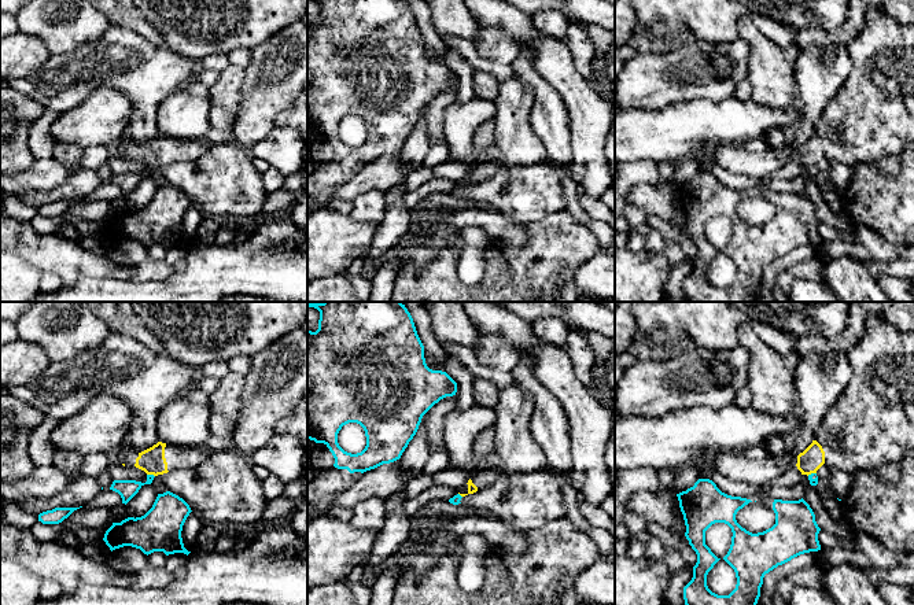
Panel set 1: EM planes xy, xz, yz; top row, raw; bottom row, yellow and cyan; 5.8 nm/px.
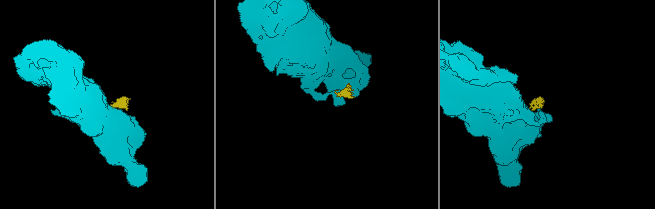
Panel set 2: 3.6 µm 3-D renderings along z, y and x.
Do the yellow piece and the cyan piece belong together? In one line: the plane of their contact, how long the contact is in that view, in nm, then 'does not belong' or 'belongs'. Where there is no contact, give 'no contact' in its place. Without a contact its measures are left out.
contact in xy; length 50 nm; does not belong

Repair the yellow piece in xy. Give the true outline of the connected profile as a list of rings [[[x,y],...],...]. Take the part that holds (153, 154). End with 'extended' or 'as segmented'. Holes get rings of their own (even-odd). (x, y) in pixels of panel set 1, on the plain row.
[[[129,133],[113,147],[118,158],[136,159],[147,167],[163,167],[176,162],[192,162],[207,152],[213,144],[207,139],[181,140],[158,134],[152,140],[137,145]]]; extended

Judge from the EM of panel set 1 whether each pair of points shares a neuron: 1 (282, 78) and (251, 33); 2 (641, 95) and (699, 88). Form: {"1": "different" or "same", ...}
{"1": "different", "2": "same"}

